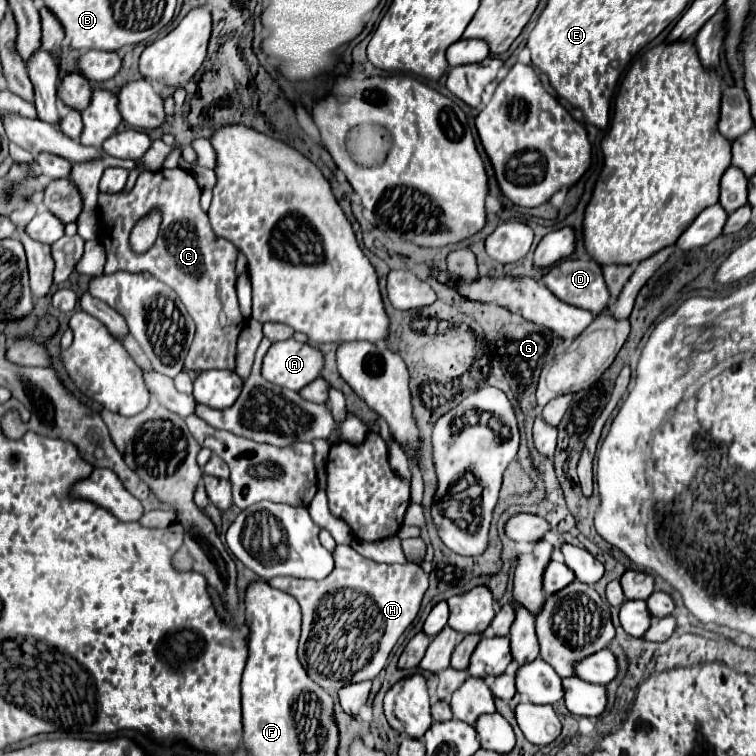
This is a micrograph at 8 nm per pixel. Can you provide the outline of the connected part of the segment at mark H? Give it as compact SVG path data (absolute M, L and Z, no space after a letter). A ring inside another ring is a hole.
M339 545L333 557L335 557L335 569L323 581L275 577L269 581L269 585L293 595L299 601L299 605L303 609L299 661L315 683L319 683L323 689L327 689L329 693L335 695L345 685L375 679L381 673L381 669L387 665L387 657L389 657L391 649L395 647L397 639L413 623L413 619L419 613L423 595L427 591L427 573L415 563L411 563L411 565L375 563L371 559L365 559L357 551L353 551L353 547L349 547L349 545ZM325 597L339 599L339 605L333 605L333 609L329 611L329 617L321 619L319 605L325 601Z

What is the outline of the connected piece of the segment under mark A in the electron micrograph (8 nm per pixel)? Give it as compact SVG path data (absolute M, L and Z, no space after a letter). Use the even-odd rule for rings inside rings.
M295 339L273 343L263 359L263 375L279 387L301 391L323 371L323 351Z

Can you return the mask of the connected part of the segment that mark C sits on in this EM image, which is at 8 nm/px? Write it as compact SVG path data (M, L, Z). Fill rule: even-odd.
M179 167L143 171L131 193L101 193L99 241L107 251L105 273L115 273L121 269L129 273L149 271L159 281L175 289L175 293L179 295L197 325L193 345L185 359L185 369L235 371L237 337L245 327L245 317L239 311L237 293L233 287L237 249L233 243L229 243L227 239L219 239L213 233L207 213L199 207L199 197L201 189L197 187L193 175ZM153 209L161 211L157 241L145 253L135 253L129 245L131 229Z

